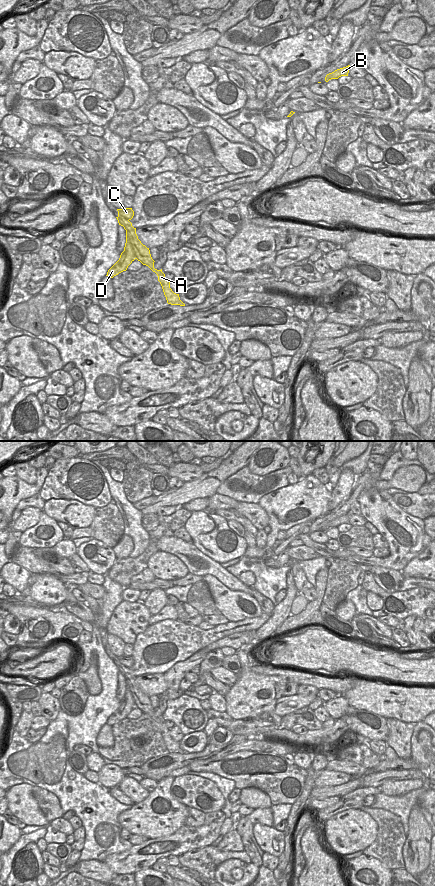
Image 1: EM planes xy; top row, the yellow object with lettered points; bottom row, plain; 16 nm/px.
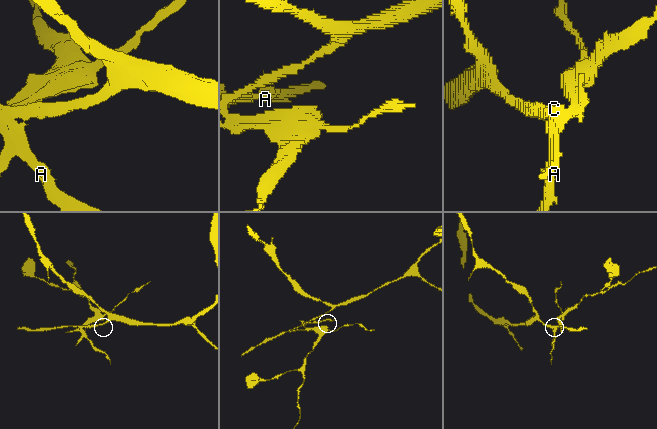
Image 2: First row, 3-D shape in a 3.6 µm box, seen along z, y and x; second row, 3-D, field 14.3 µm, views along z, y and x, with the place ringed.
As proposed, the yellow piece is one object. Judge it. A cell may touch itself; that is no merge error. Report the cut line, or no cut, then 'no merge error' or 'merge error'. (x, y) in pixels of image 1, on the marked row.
cut in xy along (117, 218), (121, 217), (128, 220); merge error

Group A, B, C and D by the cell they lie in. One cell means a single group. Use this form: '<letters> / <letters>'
A B D / C

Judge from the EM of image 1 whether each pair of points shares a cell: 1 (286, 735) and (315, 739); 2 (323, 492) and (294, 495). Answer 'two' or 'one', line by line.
1: one
2: one

